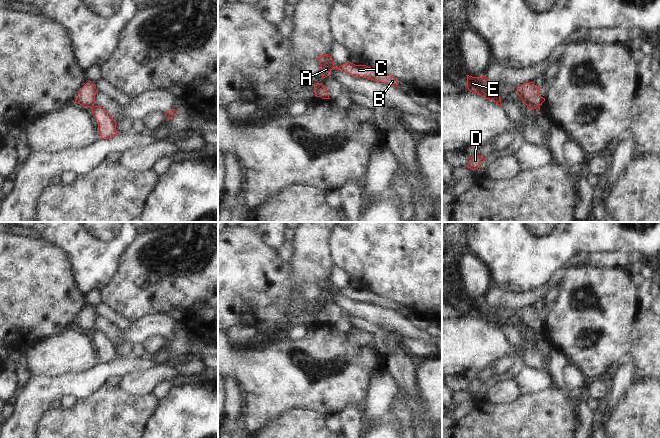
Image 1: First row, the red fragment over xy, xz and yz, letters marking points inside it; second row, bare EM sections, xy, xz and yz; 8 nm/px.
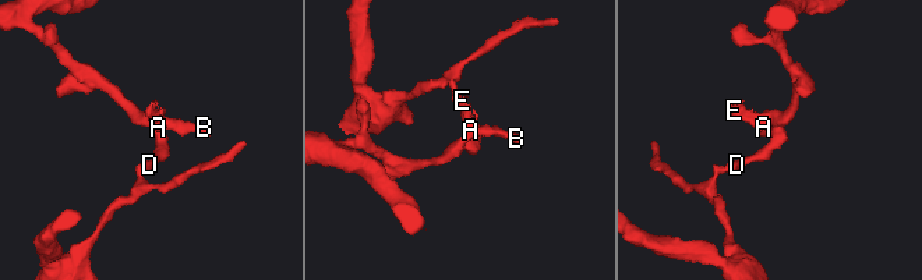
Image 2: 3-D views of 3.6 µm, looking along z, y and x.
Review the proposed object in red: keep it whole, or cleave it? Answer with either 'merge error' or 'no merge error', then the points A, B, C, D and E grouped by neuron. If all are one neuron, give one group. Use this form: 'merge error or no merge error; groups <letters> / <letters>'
merge error; groups A B C E / D

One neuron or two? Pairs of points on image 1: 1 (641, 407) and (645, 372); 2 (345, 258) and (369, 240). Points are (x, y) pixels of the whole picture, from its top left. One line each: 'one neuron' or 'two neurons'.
1: two neurons
2: one neuron

